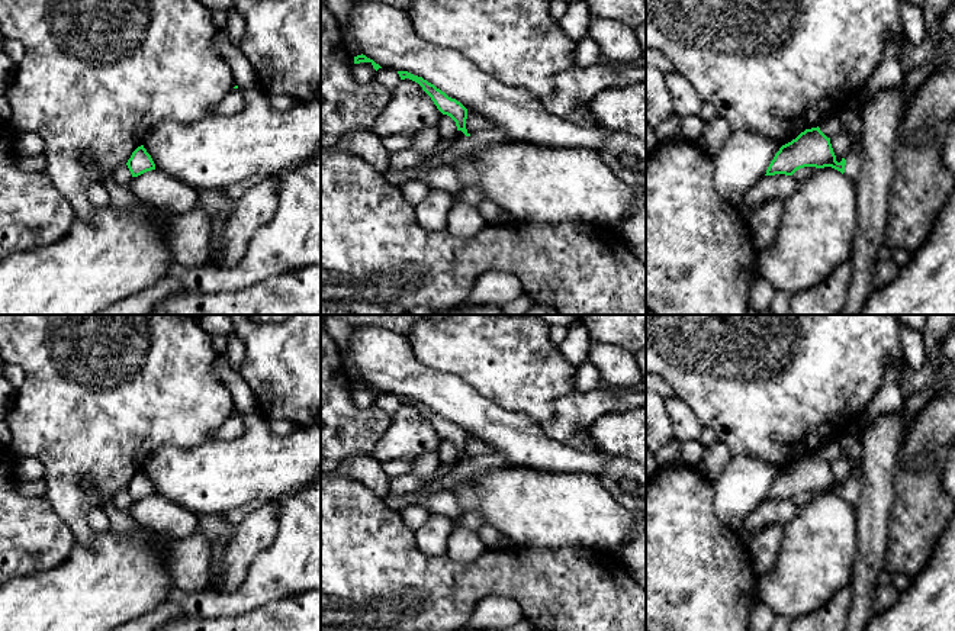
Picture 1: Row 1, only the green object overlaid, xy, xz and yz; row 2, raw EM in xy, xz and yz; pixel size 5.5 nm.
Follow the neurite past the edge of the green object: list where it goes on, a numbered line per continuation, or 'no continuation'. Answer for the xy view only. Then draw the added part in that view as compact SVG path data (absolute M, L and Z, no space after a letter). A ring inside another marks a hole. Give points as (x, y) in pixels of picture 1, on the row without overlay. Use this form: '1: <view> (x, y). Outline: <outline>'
no continuation

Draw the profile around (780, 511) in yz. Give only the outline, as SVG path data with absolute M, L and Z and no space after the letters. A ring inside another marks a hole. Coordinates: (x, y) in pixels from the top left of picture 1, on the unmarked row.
M763 500L758 509L743 522L742 529L753 537L768 525L788 524L797 515L798 509L800 508L792 500Z

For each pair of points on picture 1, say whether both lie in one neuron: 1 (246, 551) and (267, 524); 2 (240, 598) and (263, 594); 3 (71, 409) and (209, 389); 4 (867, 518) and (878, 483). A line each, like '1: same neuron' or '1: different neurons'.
1: same neuron
2: same neuron
3: same neuron
4: same neuron

